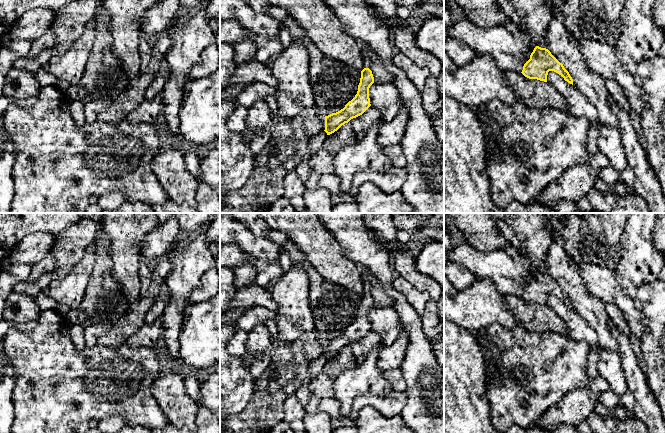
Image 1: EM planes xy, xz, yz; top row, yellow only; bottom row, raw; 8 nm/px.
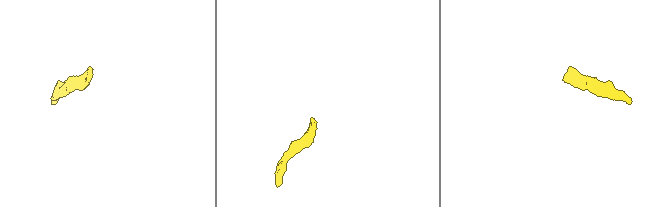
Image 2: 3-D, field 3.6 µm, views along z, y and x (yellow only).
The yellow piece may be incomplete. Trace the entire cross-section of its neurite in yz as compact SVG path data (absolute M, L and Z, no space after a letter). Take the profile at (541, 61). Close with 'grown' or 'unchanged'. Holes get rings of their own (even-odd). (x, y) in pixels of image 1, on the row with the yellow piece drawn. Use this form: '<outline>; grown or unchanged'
M462 19L453 22L452 25L446 28L449 38L455 38L467 43L478 55L490 55L495 60L498 68L501 71L512 70L522 73L529 79L537 79L547 82L549 71L554 71L561 75L565 81L573 85L573 79L569 72L546 48L536 46L530 55L530 59L524 64L523 57L527 54L528 48L523 38L514 37L505 27L494 26L492 28L480 28L469 20Z; grown

